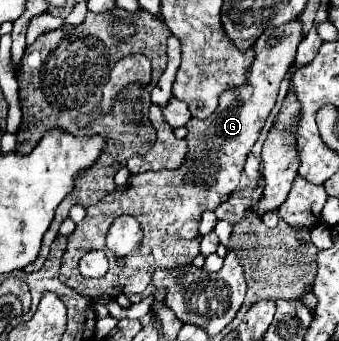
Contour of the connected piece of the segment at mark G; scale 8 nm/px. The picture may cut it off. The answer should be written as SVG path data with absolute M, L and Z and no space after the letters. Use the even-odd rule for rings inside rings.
M300 17L290 23L284 23L282 27L266 29L254 45L256 61L250 67L248 83L234 91L222 93L220 107L212 117L190 119L190 123L186 125L186 143L190 147L186 163L178 167L178 171L150 171L133 175L131 184L117 187L114 195L108 195L108 199L102 199L102 203L86 209L86 217L76 225L74 233L68 237L68 249L60 267L60 279L68 287L90 299L100 295L116 299L122 293L140 295L150 285L152 273L156 269L174 269L192 263L192 259L200 251L200 217L206 209L216 209L218 203L224 203L230 197L230 193L238 189L240 171L244 169L246 155L252 151L260 129L264 127L266 117L270 115L276 103L280 81L290 69L302 39L304 35ZM112 215L132 215L144 231L140 245L124 257L124 263L118 263L118 257L106 248L106 234L110 225L114 223L112 219L116 219ZM94 249L107 252L109 270L99 279L82 277L78 271L78 259Z

